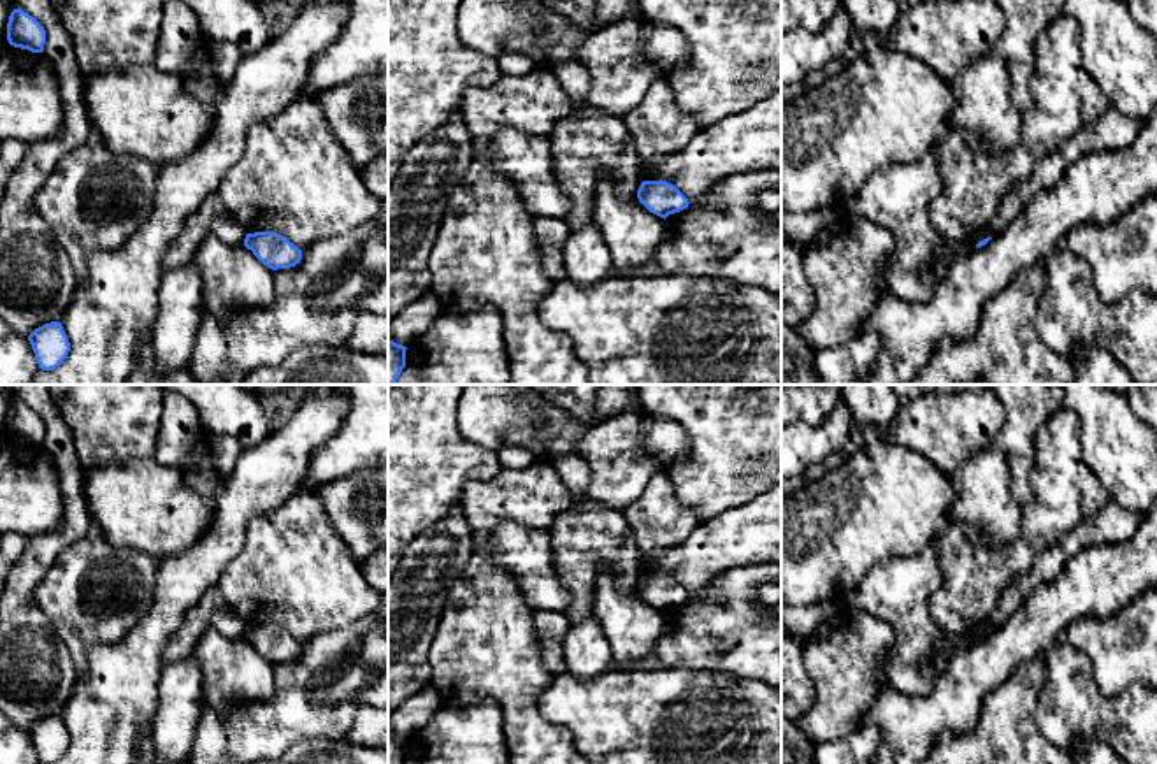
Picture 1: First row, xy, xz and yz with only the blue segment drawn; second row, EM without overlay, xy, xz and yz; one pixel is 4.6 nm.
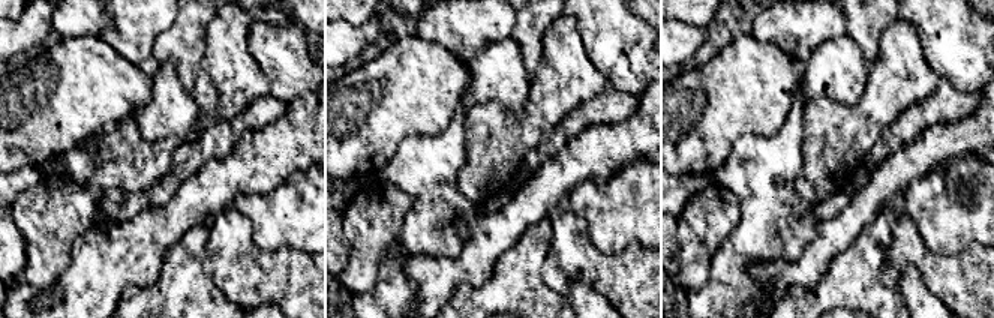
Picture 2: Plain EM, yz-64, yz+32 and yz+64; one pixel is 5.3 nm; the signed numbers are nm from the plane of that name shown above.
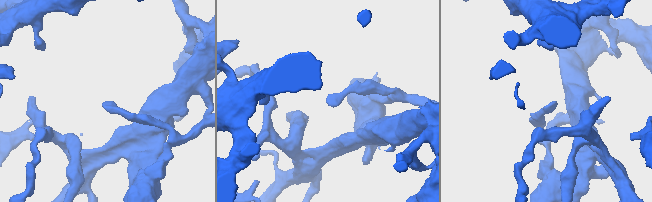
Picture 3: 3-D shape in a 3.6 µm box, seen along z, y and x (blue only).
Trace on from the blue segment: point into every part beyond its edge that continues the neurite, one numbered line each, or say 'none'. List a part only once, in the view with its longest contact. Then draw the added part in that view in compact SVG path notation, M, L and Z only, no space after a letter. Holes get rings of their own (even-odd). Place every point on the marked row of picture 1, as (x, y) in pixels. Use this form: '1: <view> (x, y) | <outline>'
none

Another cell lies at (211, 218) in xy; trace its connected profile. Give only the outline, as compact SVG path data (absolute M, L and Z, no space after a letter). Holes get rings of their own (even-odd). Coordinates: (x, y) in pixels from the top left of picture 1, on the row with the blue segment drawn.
M218 191L200 204L200 207L186 220L179 235L169 244L162 260L163 269L190 265L200 242L207 235L216 235L232 246L244 244L248 235L244 225L225 207Z

